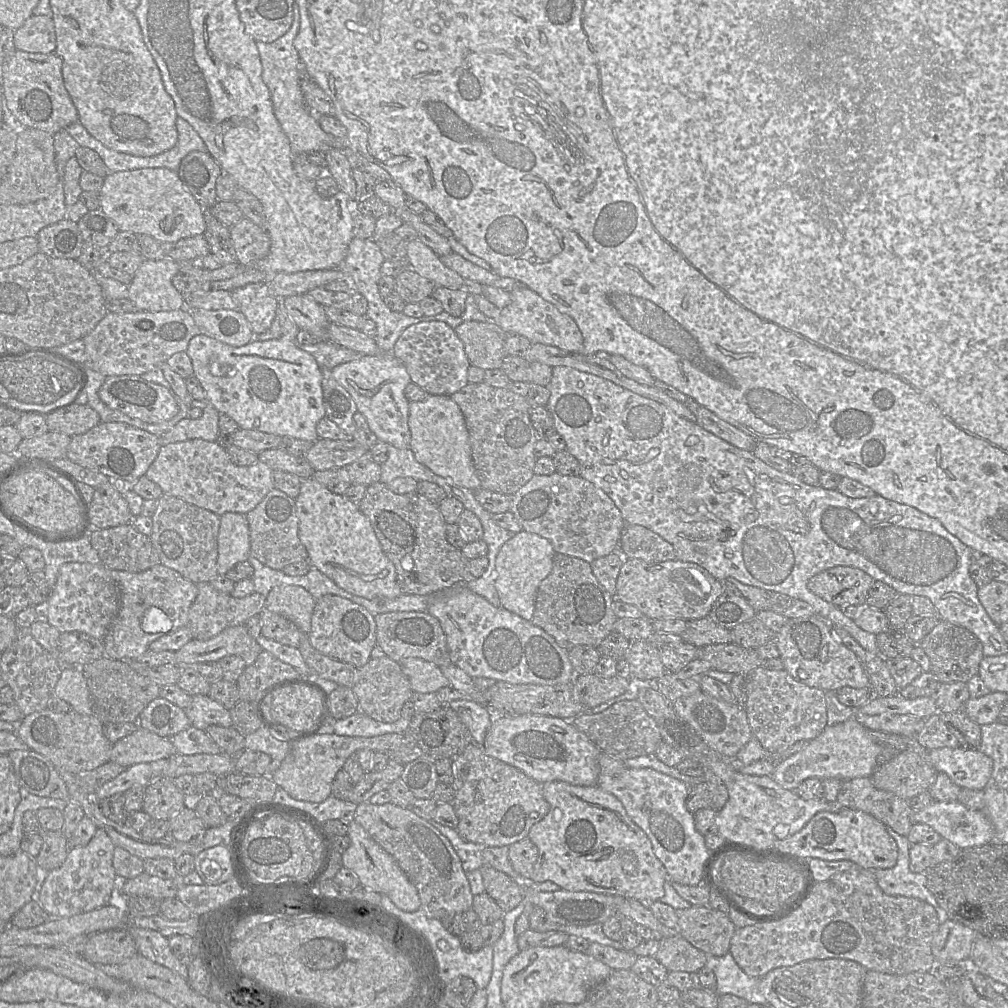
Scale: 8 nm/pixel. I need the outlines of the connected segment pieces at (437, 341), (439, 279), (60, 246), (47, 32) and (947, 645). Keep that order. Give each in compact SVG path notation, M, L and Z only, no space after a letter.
M423 321L407 327L394 345L392 354L405 366L411 382L430 395L451 396L465 387L470 362L454 329L442 321Z
M418 239L407 244L410 269L432 281L436 287L458 290L464 279L455 271L445 266L439 256Z
M69 219L44 227L37 240L39 252L54 258L77 259L84 244L77 223Z
M32 15L15 30L14 45L17 50L50 54L56 51L56 33L52 17Z
M940 620L917 645L928 655L931 662L930 672L940 683L967 683L979 673L980 663L984 657L983 645L971 631L945 620Z

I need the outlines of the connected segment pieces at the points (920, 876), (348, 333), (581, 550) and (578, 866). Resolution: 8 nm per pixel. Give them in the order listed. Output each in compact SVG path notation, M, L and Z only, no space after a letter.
M886 827L887 833L896 841L898 846L898 859L890 869L874 870L878 886L883 893L891 896L905 896L923 900L936 911L939 925L949 920L944 909L938 904L933 894L927 889L926 873L914 873L909 868L910 842L907 837Z
M332 322L329 325L329 341L364 356L376 356L382 353L374 338L368 337L358 329Z
M536 475L514 495L510 511L523 530L550 541L556 553L580 558L591 564L619 548L626 523L614 502L593 483L581 476Z
M563 781L545 782L541 784L541 789L550 810L530 828L528 834L528 838L538 848L538 859L529 883L551 881L562 890L621 896L643 903L659 901L664 896L664 883L669 879L668 873L655 856L645 832L629 818L617 797L597 785L577 786Z

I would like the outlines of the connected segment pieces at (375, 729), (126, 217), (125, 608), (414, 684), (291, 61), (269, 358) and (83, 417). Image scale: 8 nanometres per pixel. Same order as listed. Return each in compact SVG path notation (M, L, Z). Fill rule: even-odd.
M357 711L353 715L334 722L334 734L352 737L373 737L386 733L404 733L407 731L410 719L400 717L390 723L380 722Z
M143 168L109 174L99 192L100 209L114 222L118 231L146 234L160 242L174 243L181 239L203 235L205 210L185 188L178 172L168 168Z
M157 564L142 572L111 570L119 587L120 606L105 637L104 655L112 659L137 660L154 640L186 626L197 585L177 571Z
M416 657L399 661L403 673L408 677L413 692L431 693L451 686L441 669L433 663Z
M294 2L293 22L288 32L271 43L256 42L262 65L262 80L267 86L274 114L286 134L293 156L298 154L310 155L313 152L326 152L332 148L341 151L348 150L347 139L337 139L324 132L318 123L318 118L312 115L306 105L300 89L300 69L302 62L294 46L294 40L300 29L300 14L296 2Z
M279 300L275 318L281 326L281 336L278 339L253 340L243 346L231 346L205 334L192 337L186 352L191 359L193 373L206 393L207 403L211 403L219 413L234 419L239 428L317 441L319 437L316 425L325 417L321 368L311 354L298 346L296 335L299 328L290 318L282 300Z
M87 403L62 406L45 417L49 431L69 436L83 434L101 422L99 413Z

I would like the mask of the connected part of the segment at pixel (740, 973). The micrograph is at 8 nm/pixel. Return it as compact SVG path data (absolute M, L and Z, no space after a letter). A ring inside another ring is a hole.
M730 952L723 956L706 954L706 965L716 977L718 995L733 994L749 1004L768 1005L759 989L758 978L747 975L735 962Z

